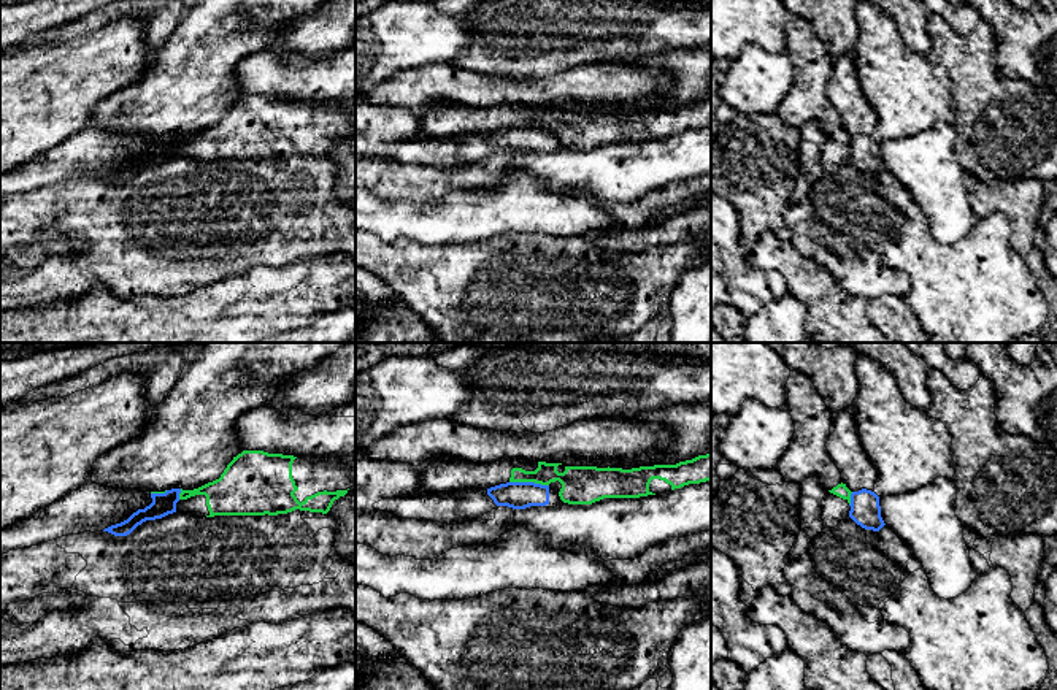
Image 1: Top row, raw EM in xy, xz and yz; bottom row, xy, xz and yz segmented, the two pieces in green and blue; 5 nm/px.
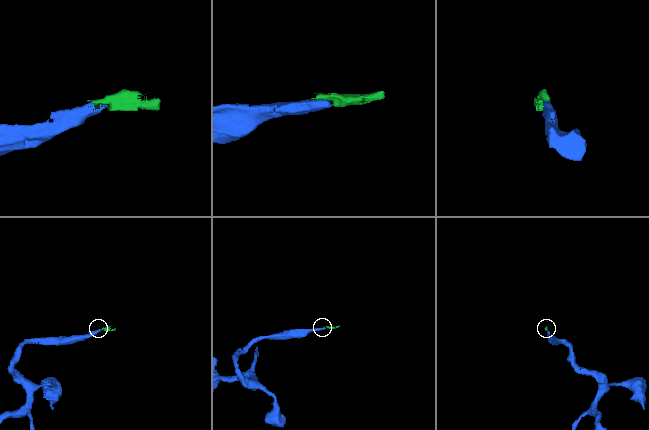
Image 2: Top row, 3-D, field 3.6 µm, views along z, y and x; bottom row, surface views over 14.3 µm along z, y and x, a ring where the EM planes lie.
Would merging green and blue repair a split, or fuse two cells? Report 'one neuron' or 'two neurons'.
two neurons

